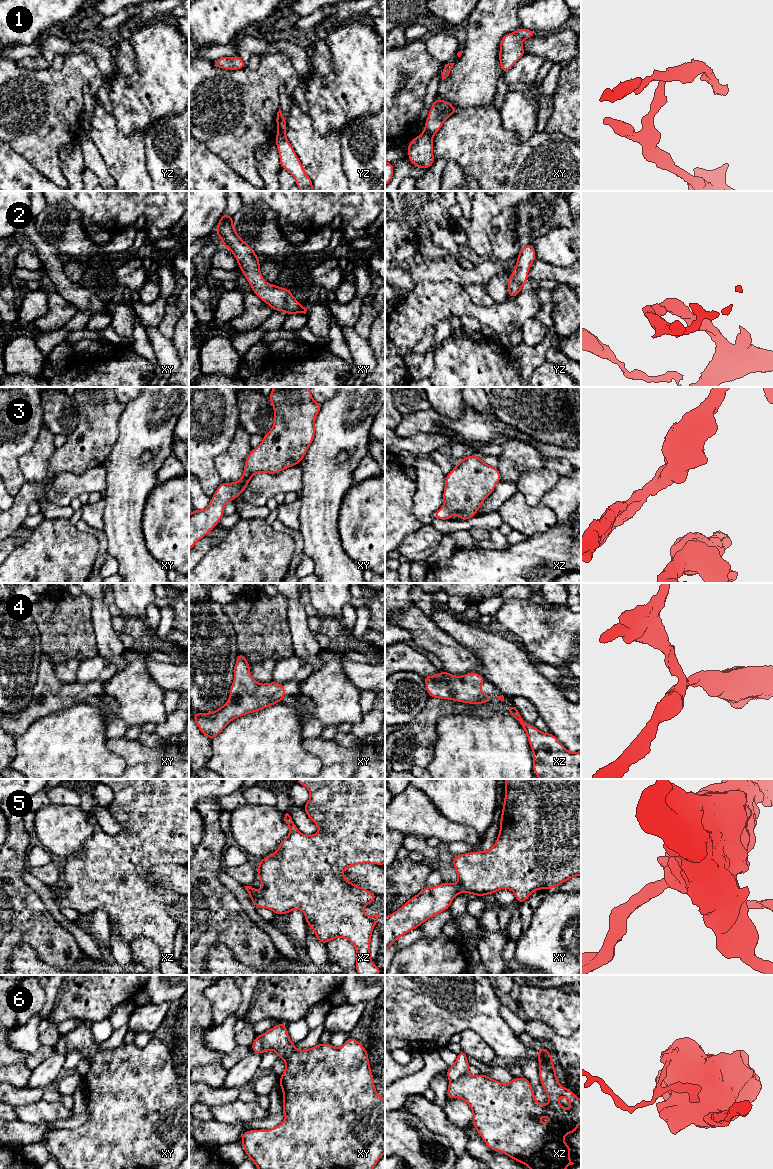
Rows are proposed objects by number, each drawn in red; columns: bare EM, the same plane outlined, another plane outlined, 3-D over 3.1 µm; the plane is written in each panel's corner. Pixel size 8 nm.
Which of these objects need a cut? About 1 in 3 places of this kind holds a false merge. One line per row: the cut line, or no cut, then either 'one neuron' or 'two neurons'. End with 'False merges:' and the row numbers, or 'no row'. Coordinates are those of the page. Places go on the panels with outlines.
1: cut xy (425, 129), (432, 135); two neurons
2: cut none; one neuron
3: cut none; one neuron
4: cut none; one neuron
5: cut none; one neuron
6: cut xy (260, 1035), (263, 1052); two neurons
False merges: 1, 6

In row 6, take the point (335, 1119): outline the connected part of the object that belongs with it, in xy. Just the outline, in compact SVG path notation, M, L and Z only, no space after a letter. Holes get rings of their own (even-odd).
M278 1024L262 1035L263 1052L273 1050L279 1059L286 1063L286 1068L280 1076L279 1085L283 1091L283 1109L285 1120L278 1126L268 1130L247 1130L241 1137L242 1146L247 1156L258 1169L373 1169L385 1153L385 1098L380 1097L374 1085L367 1050L354 1038L349 1037L340 1048L334 1048L330 1043L320 1044L310 1049L297 1050L288 1035L286 1026Z

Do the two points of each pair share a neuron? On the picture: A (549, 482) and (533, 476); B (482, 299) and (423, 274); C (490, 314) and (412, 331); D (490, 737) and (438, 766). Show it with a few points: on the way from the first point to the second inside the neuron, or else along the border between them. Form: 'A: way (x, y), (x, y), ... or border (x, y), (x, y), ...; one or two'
A: way (545, 480), (537, 480); one
B: border (483, 283), (462, 284); two
C: way (471, 309), (435, 308), (431, 312); one
D: way (477, 750), (461, 766), (451, 766); one

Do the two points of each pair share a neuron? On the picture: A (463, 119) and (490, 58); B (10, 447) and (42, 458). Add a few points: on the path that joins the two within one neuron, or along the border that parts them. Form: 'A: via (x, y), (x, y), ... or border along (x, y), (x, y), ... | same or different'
A: border along (491, 103), (467, 106), (458, 110) | different
B: border along (39, 432), (33, 446), (19, 457), (23, 475) | different

